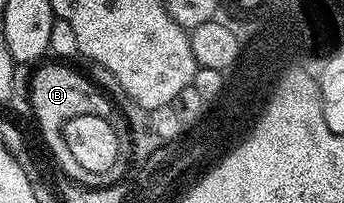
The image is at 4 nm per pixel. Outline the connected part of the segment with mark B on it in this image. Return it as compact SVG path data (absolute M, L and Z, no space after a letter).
M63 62L53 63L55 64L44 63L39 66L44 66L44 68L36 67L32 71L30 80L32 110L39 115L39 120L42 120L43 133L46 133L47 140L50 141L50 146L55 151L55 156L62 161L63 167L59 172L71 181L87 180L87 183L99 187L99 174L93 174L93 170L83 172L85 166L79 165L73 159L69 146L65 146L63 127L69 122L69 118L77 118L81 114L97 114L97 118L111 120L116 115L117 109L106 94L100 91L82 71L81 73L74 72L73 69L66 68L68 65Z

